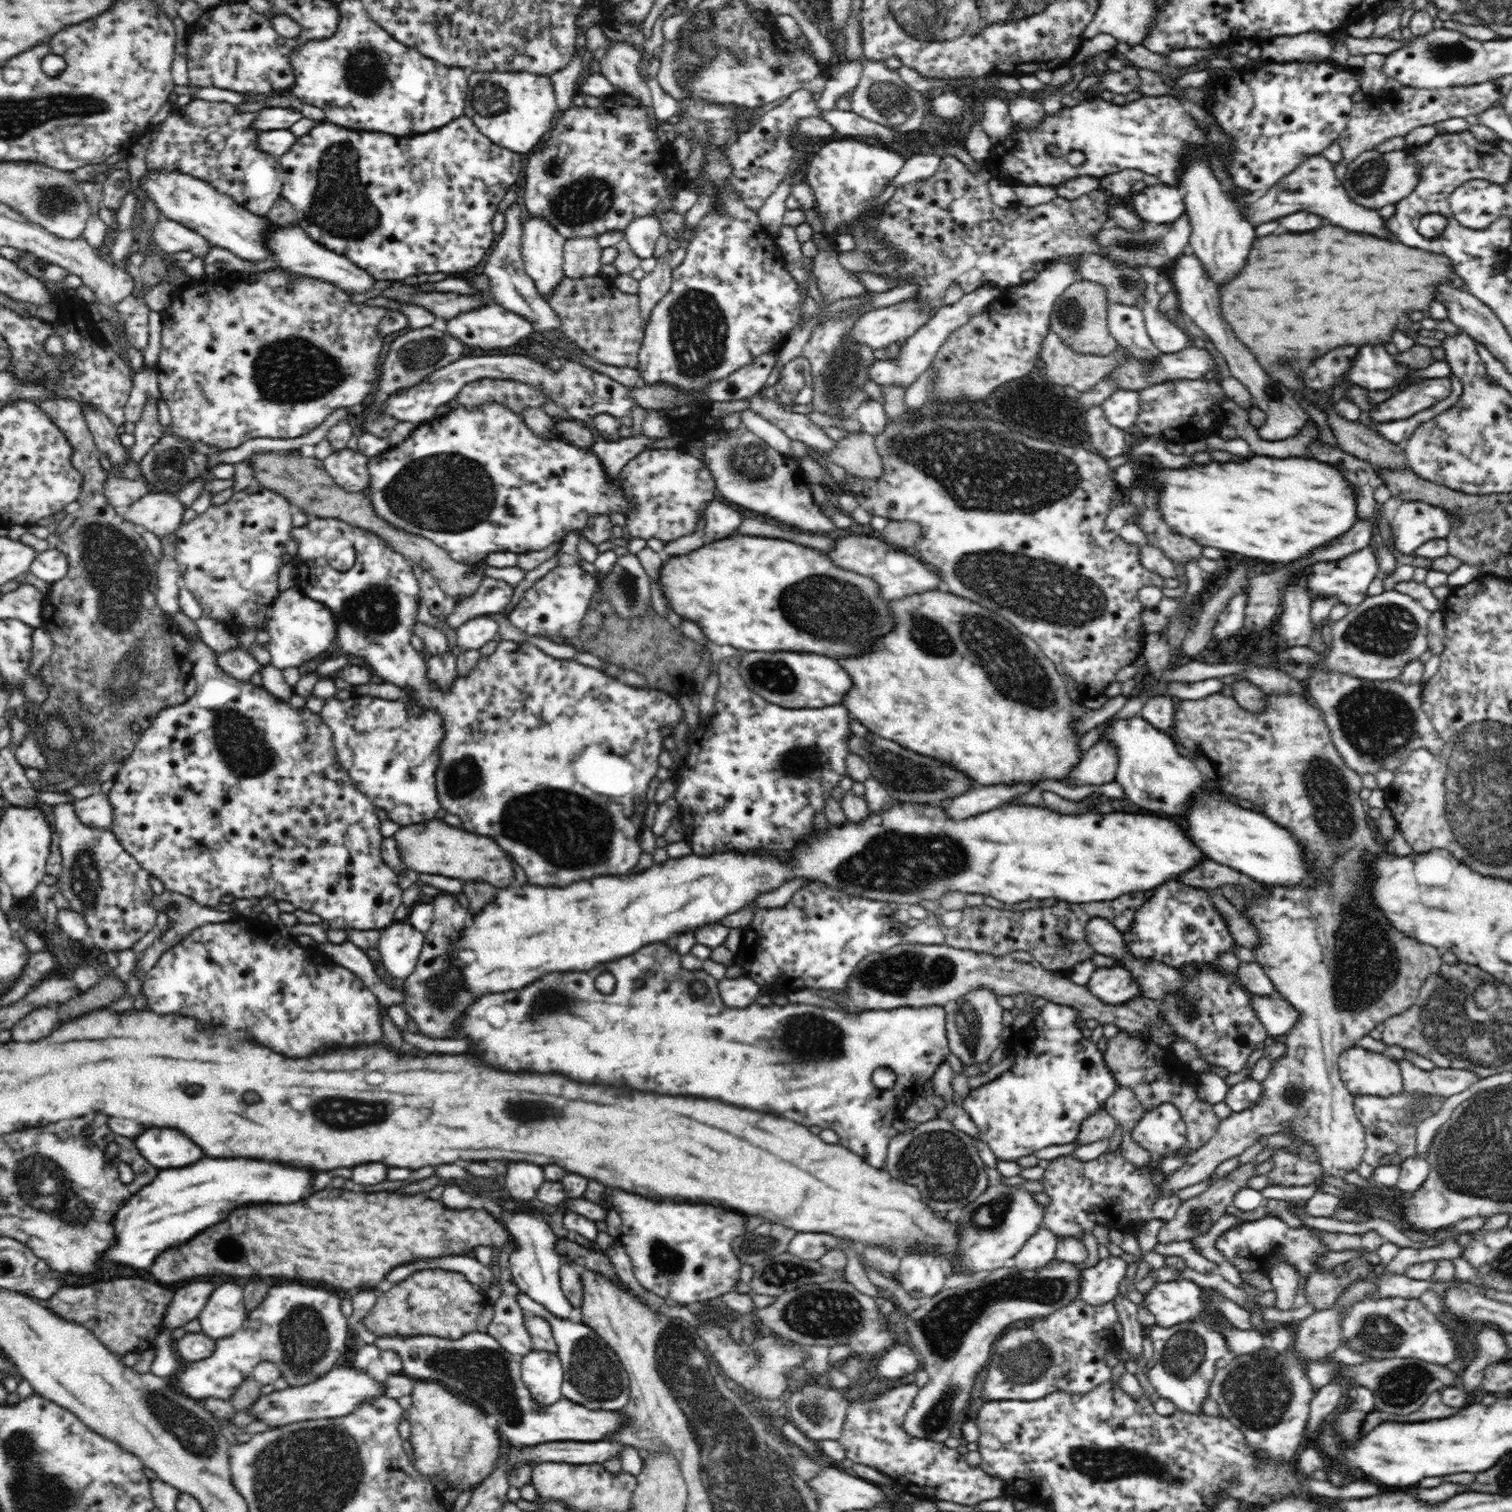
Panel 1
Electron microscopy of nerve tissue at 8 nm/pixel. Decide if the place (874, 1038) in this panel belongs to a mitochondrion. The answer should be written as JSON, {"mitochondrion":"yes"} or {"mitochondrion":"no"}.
{"mitochondrion":"no"}

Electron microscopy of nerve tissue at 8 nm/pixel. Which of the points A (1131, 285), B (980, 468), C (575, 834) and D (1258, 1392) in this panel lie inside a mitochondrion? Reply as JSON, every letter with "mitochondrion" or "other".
{"A":"mitochondrion","B":"mitochondrion","C":"mitochondrion","D":"mitochondrion"}

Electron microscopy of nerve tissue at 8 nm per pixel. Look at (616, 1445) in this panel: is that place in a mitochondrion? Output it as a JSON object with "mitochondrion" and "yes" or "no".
{"mitochondrion":"no"}

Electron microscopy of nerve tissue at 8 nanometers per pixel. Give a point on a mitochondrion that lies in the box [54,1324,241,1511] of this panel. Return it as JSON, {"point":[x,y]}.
{"point":[197,1436]}

